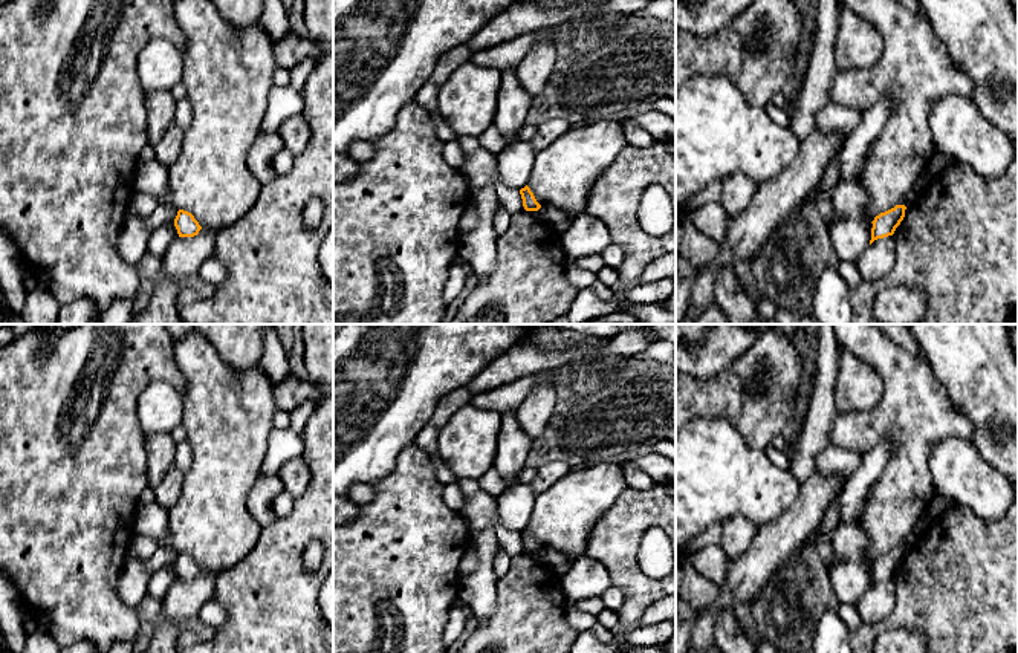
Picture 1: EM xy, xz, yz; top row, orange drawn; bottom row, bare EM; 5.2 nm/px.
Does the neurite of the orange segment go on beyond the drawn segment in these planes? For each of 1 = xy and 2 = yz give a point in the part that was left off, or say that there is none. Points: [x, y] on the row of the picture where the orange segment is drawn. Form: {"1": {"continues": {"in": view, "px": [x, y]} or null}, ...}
{"1": {"continues": null}, "2": {"continues": null}}

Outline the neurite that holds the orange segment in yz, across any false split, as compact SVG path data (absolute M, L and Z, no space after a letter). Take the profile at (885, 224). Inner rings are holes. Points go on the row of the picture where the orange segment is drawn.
M896 205L894 208L876 216L874 220L871 222L873 228L870 245L877 239L893 236L896 228L905 217L905 210L906 210L905 205Z

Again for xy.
M183 210L177 211L177 216L174 219L174 226L177 229L179 237L194 237L202 229L194 216Z

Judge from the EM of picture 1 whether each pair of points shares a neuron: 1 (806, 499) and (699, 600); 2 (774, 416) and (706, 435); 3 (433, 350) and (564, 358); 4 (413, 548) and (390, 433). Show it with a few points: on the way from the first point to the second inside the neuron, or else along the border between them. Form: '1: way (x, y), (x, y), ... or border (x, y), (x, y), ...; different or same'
1: border (719, 586), (716, 601), (697, 612); different
2: border (699, 418), (725, 418), (748, 444), (763, 448); different
3: border (523, 340), (473, 376); different
4: border (413, 441), (399, 453), (396, 465), (372, 484); different

